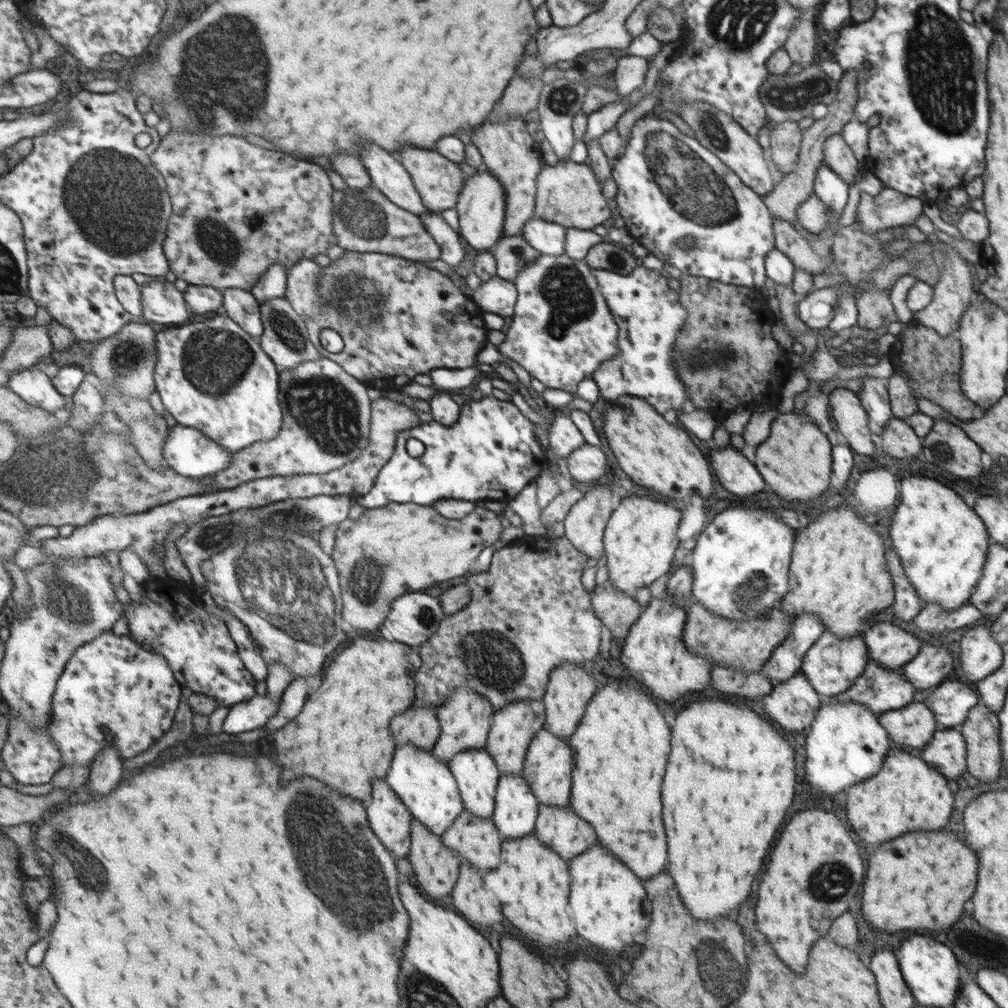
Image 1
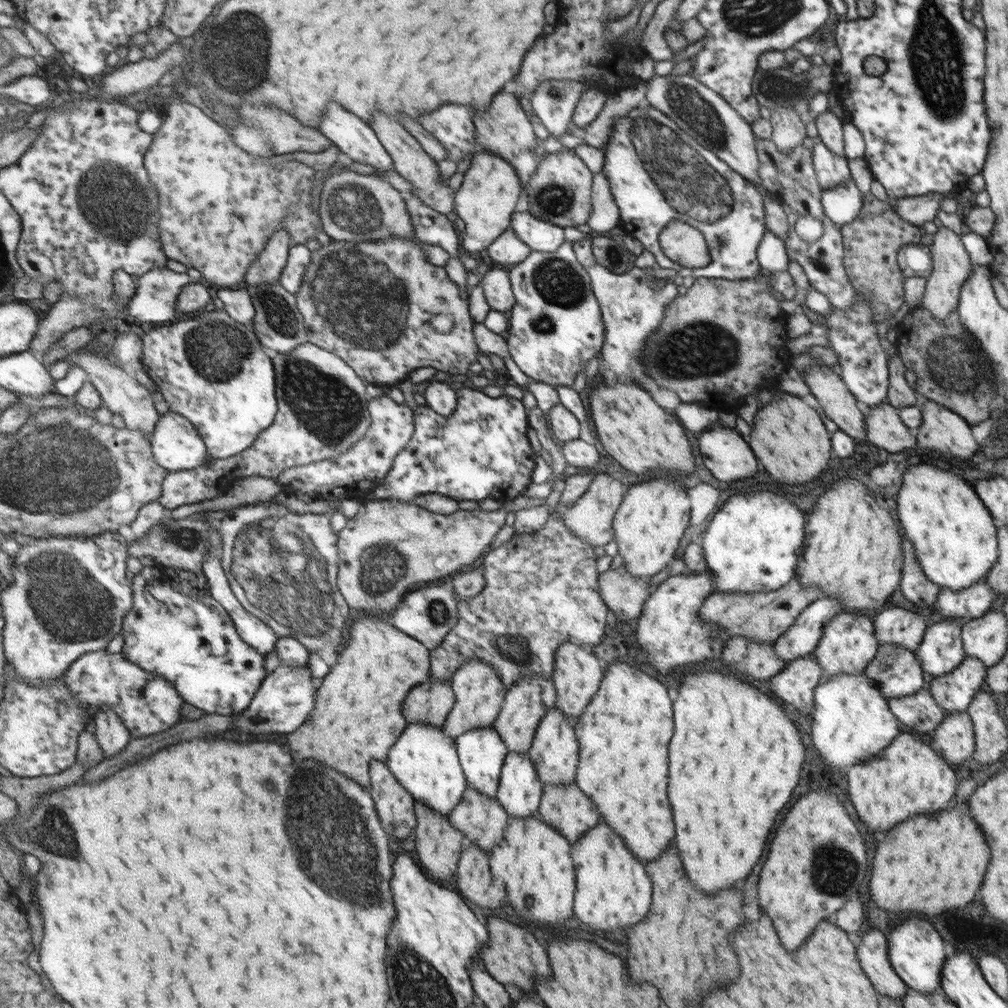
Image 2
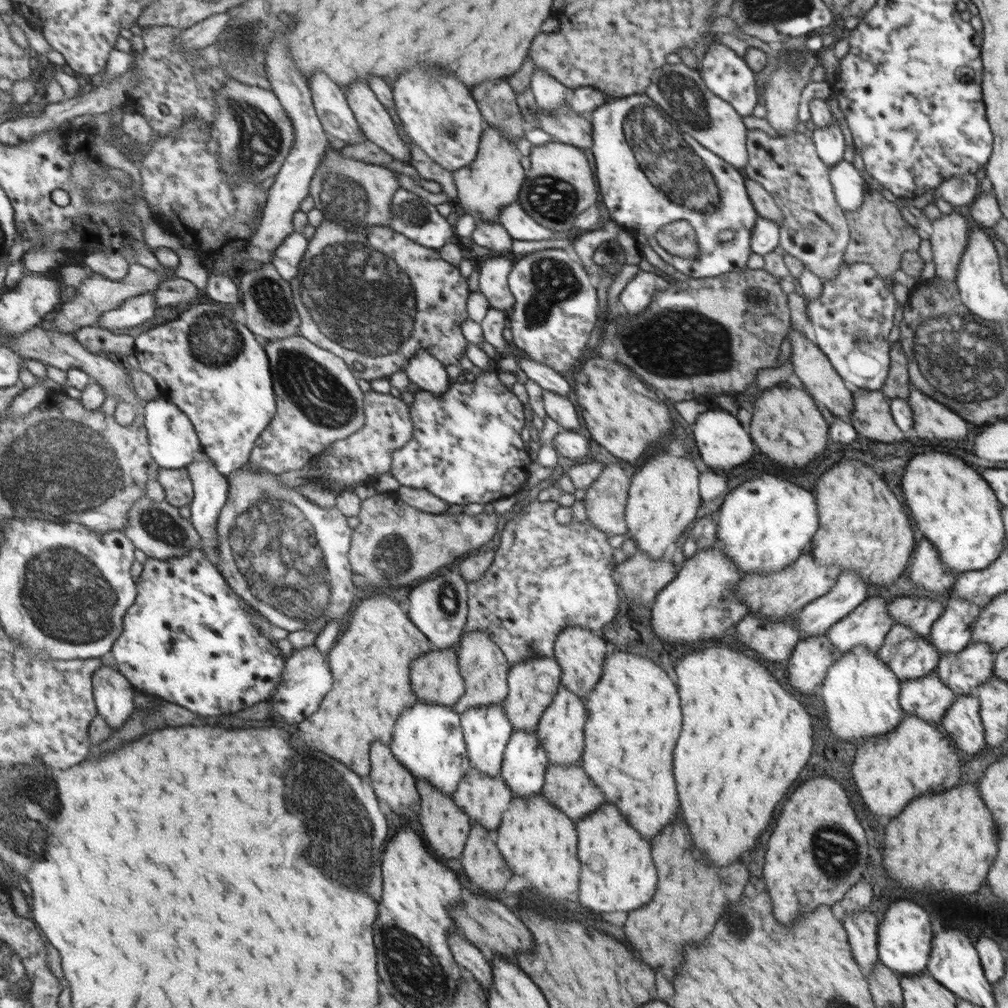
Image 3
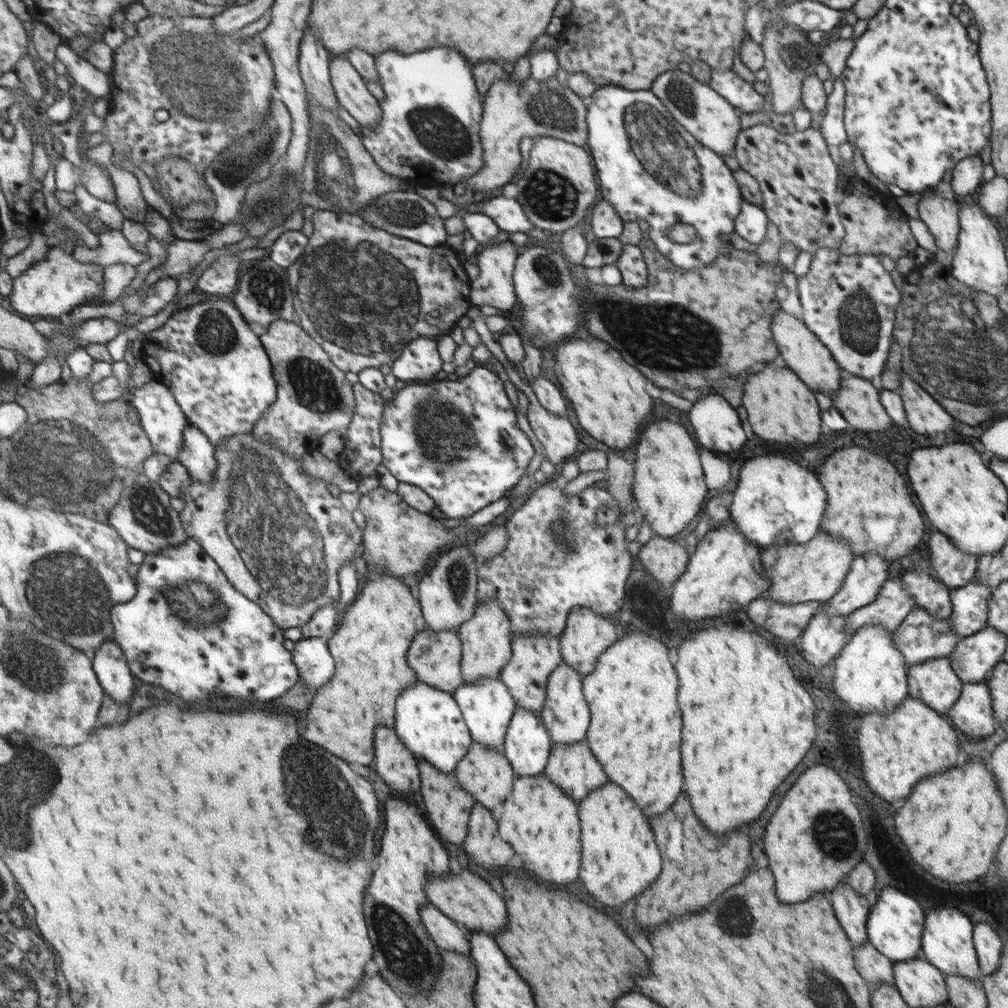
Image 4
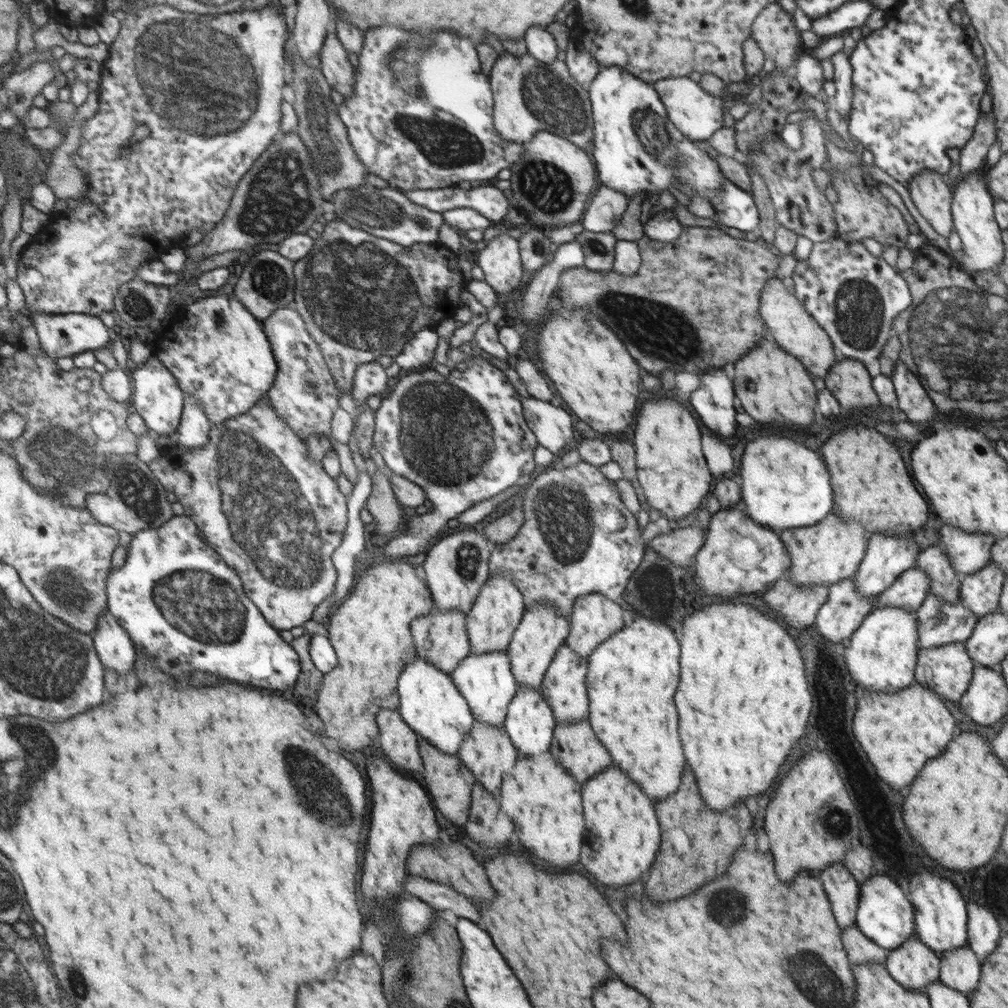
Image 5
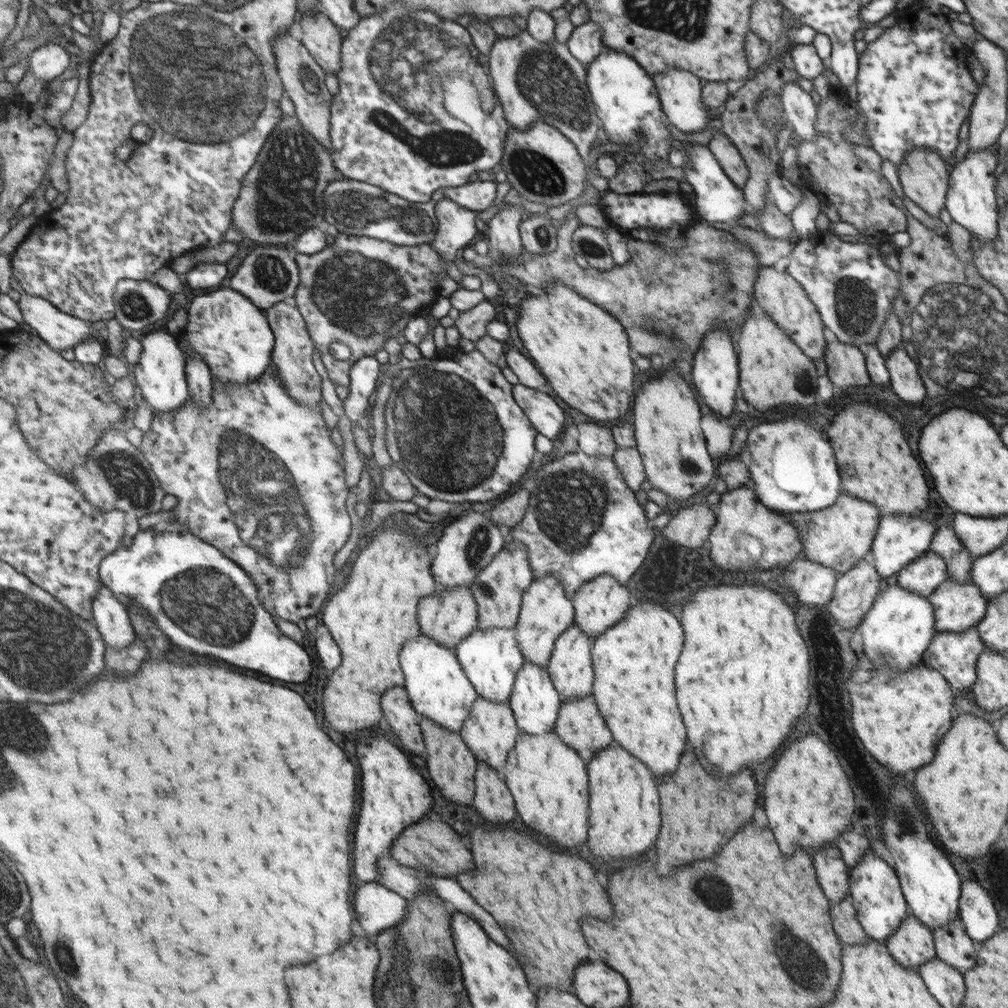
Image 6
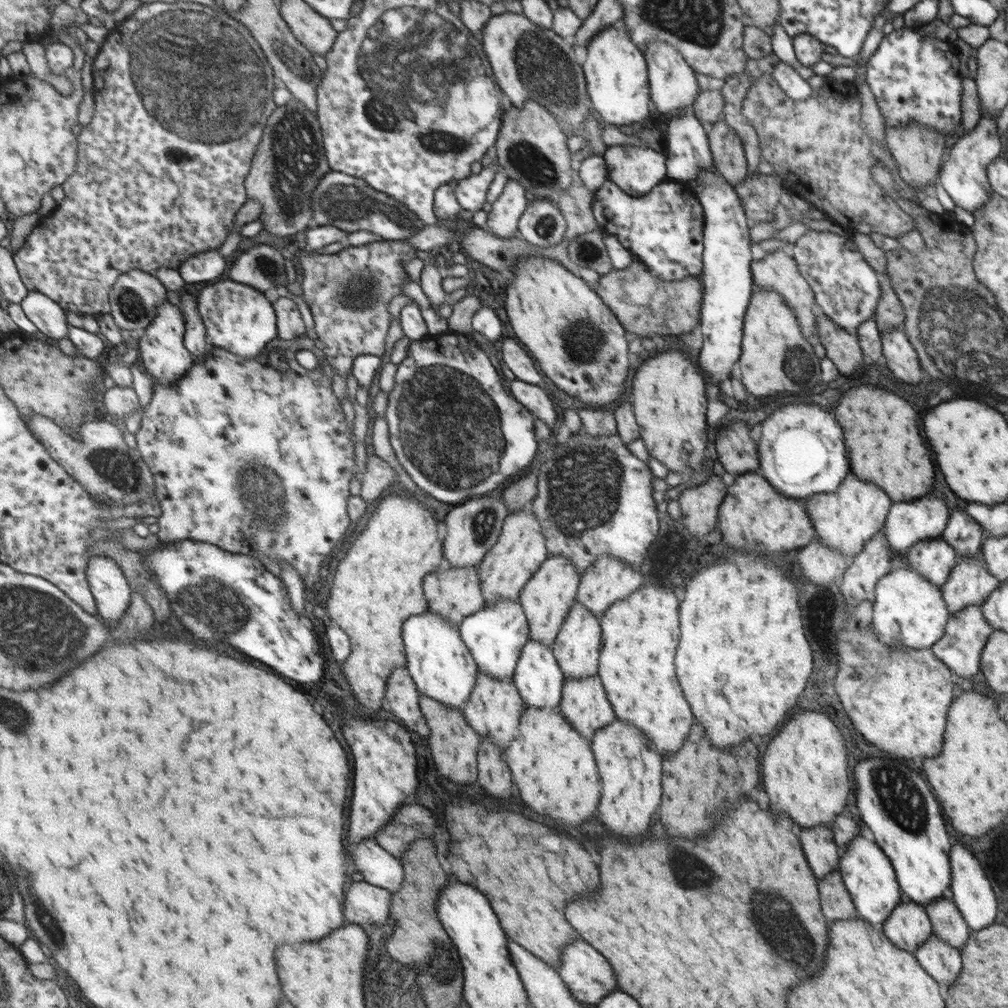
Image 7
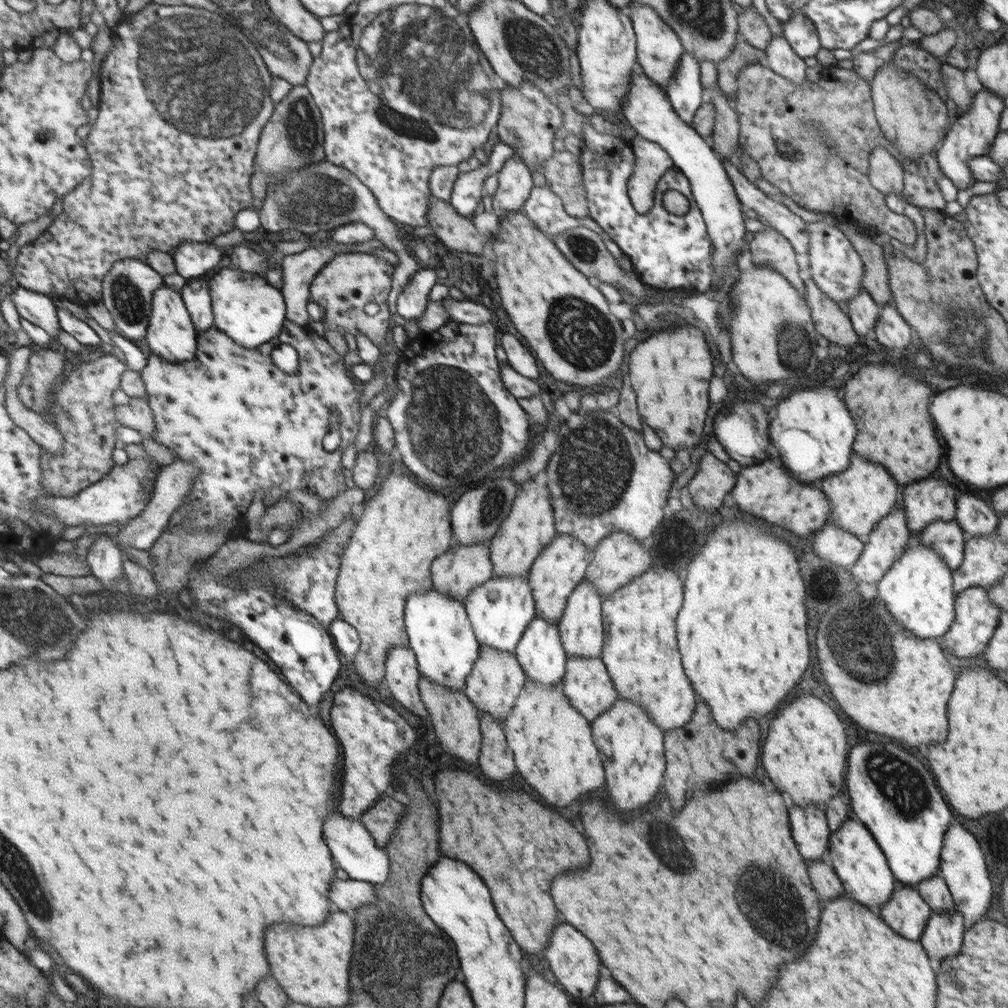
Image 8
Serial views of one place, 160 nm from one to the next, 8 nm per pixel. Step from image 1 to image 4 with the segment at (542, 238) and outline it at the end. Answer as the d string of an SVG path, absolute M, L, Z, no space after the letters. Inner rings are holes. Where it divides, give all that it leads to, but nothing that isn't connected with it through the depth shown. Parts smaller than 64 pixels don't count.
M499 195L478 202L479 213L485 214L505 232L536 233L529 219L525 216L521 205L514 195Z

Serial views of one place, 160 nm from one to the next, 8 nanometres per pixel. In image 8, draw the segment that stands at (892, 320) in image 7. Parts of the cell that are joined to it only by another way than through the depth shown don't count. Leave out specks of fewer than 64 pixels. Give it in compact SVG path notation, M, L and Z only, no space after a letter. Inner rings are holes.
M816 212L816 214L820 216L820 221L832 223L841 232L846 233L846 236L854 243L854 247L862 259L862 288L865 289L865 292L868 292L879 306L894 303L889 287L887 287L887 269L879 244L873 242L866 235L859 233L853 225L844 220L836 217L831 218L828 213L827 215L825 213L822 218L821 212Z

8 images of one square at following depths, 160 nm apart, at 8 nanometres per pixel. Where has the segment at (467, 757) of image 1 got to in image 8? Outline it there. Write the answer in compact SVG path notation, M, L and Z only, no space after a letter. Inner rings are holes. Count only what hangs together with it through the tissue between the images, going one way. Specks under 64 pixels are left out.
M491 576L485 583L471 590L463 603L479 644L503 652L514 652L519 637L535 615L534 597L528 576Z

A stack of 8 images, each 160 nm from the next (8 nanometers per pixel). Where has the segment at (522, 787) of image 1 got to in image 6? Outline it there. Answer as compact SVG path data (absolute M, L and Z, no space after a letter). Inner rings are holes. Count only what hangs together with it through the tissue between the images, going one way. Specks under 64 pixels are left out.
M525 661L514 676L514 680L513 690L508 703L516 718L516 724L520 733L538 735L553 728L555 716L558 716L557 708L560 707L559 696L557 696L557 691L549 678L546 666L542 667L541 665Z

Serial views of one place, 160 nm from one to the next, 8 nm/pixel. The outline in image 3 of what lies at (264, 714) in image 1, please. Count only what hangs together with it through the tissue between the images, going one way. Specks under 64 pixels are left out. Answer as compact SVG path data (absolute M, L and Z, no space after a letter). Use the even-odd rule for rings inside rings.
M317 645L306 646L301 650L294 650L292 655L286 659L284 678L278 690L271 694L272 698L267 700L272 705L275 724L299 724L313 716L327 692L333 688L333 674L331 674L330 660L325 656Z

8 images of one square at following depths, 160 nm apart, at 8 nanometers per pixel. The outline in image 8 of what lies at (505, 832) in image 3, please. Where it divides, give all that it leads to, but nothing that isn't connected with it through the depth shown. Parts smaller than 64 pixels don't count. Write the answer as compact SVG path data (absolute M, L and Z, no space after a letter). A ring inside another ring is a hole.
M526 679L515 712L506 716L503 732L521 778L545 804L569 806L573 800L595 792L603 784L603 766L589 734L585 717L575 710L559 683L546 685Z

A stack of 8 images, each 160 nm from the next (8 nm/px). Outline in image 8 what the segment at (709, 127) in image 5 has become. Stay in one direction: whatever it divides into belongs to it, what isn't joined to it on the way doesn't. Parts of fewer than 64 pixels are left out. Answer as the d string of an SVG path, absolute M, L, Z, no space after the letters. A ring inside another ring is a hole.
M629 2L628 15L634 23L635 36L637 36L638 63L643 74L649 77L656 85L666 90L666 84L672 79L678 60L684 51L680 38L674 30L661 20L655 11L645 4Z

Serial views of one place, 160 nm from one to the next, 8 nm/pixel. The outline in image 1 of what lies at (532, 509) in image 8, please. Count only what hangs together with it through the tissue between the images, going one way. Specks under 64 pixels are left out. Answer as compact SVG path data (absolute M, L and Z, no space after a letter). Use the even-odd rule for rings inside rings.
M466 686L454 688L446 701L438 706L437 716L440 722L440 734L431 752L439 760L447 763L458 752L485 746L493 718L492 704L475 689Z

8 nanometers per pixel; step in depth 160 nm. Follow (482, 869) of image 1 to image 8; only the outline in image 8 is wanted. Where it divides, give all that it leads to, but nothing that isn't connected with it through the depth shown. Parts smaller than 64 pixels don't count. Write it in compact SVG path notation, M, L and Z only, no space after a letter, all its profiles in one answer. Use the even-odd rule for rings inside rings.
M479 644L478 649L477 658L469 671L462 692L475 704L479 710L479 714L486 712L497 720L498 723L499 720L503 722L503 718L512 710L517 696L523 692L527 679L526 673L514 653L503 652L499 649L481 644Z

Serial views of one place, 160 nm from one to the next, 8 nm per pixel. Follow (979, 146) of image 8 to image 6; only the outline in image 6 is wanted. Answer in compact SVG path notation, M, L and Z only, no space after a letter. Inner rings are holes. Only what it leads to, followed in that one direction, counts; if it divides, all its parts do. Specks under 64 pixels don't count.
M995 147L982 148L978 151L969 151L963 159L953 163L951 167L949 190L946 196L946 210L950 218L969 231L971 239L975 237L979 243L990 243L996 237L996 220L998 208L995 205L993 172L1000 159L1000 153Z

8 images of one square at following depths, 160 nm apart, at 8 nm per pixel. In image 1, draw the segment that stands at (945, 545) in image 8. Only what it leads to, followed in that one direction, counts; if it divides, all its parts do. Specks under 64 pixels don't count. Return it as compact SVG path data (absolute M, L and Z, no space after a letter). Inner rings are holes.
M823 630L810 650L806 652L801 671L821 698L829 698L846 691L864 671L868 661L868 650L862 635L840 639L828 630Z

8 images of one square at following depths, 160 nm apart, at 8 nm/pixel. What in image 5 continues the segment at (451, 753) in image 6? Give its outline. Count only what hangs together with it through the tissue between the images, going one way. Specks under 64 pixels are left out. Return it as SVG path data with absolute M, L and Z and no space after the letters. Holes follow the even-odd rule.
M425 739L419 742L419 754L422 760L423 782L427 785L430 795L435 797L435 806L439 812L445 816L455 827L463 827L470 813L470 799L473 793L475 783L472 772L459 760L459 757L444 753L435 748Z

